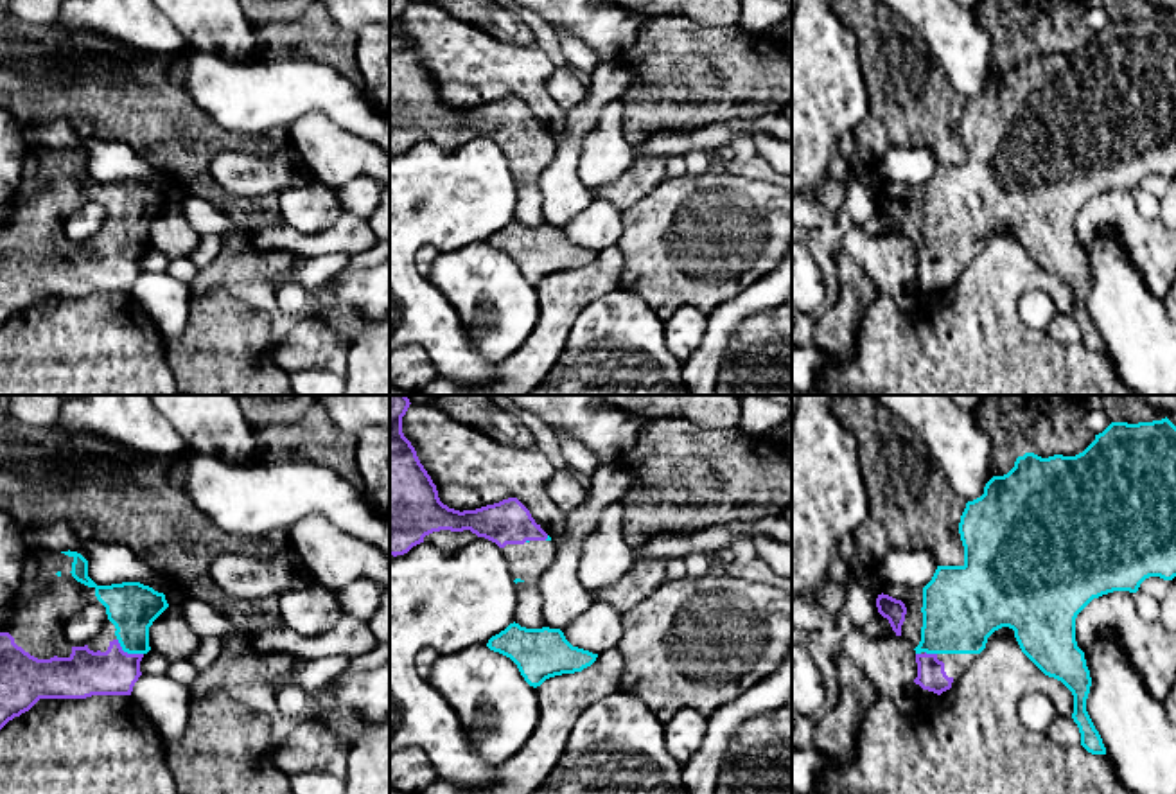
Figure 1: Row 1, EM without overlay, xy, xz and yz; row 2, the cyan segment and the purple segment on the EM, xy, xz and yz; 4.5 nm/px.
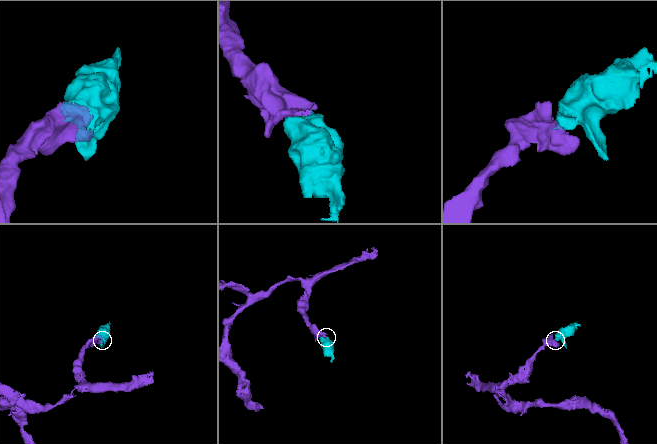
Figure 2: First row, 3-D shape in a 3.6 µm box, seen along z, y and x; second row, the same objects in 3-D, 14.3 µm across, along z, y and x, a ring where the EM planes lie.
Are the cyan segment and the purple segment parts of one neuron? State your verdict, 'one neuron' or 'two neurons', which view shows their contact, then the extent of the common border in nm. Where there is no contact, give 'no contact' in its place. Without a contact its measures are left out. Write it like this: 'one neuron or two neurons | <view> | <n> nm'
one neuron | xy | 140 nm

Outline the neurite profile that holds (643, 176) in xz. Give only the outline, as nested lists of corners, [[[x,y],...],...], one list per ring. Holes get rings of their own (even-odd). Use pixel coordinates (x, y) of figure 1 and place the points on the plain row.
[[[636,160],[618,180],[589,189],[594,199],[607,199],[618,208],[628,208],[670,180],[666,160]]]

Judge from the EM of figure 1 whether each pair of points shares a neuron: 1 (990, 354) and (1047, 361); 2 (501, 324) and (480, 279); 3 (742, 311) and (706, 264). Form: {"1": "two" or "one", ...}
{"1": "one", "2": "one", "3": "two"}

